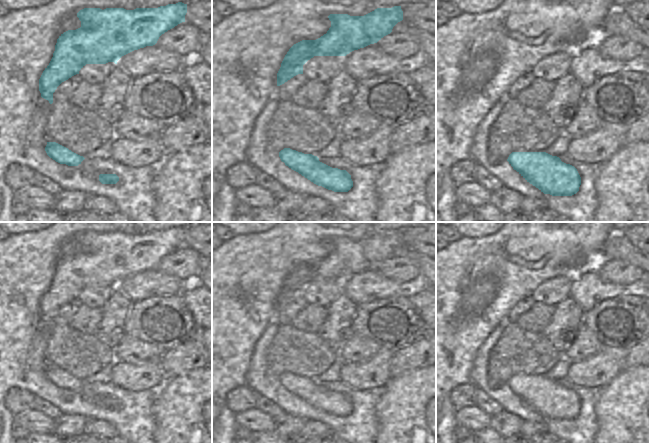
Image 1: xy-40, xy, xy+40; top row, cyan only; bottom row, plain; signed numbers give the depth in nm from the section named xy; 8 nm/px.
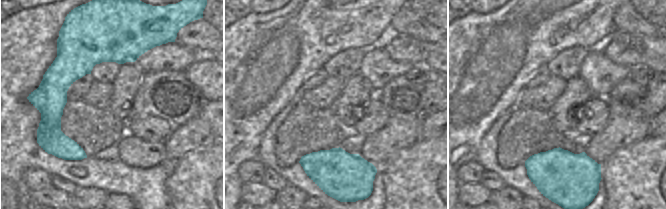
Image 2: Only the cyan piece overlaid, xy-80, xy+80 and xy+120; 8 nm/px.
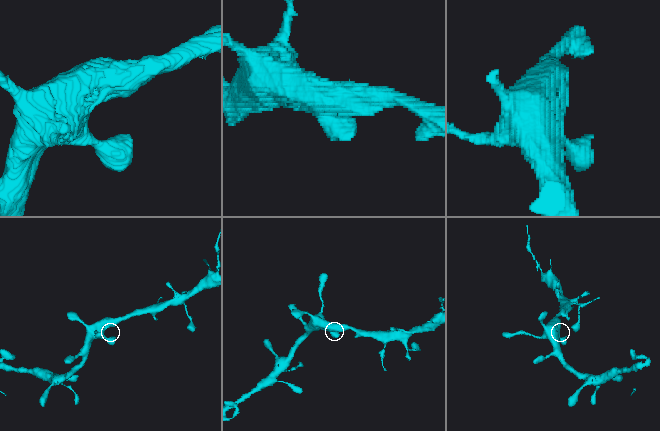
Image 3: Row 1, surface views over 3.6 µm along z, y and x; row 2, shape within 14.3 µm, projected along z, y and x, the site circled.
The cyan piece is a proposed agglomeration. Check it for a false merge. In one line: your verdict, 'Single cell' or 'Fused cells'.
Single cell

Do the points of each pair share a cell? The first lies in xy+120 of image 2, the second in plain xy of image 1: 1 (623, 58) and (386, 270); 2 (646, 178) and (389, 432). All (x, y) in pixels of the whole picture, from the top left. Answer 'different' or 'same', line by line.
1: same
2: same

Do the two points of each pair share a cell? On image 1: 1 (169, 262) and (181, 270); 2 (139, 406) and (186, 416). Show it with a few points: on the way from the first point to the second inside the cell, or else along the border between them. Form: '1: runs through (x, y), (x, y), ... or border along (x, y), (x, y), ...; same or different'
1: runs through (172, 264), (178, 267); same
2: border along (159, 388), (159, 394), (153, 403), (154, 432); different

